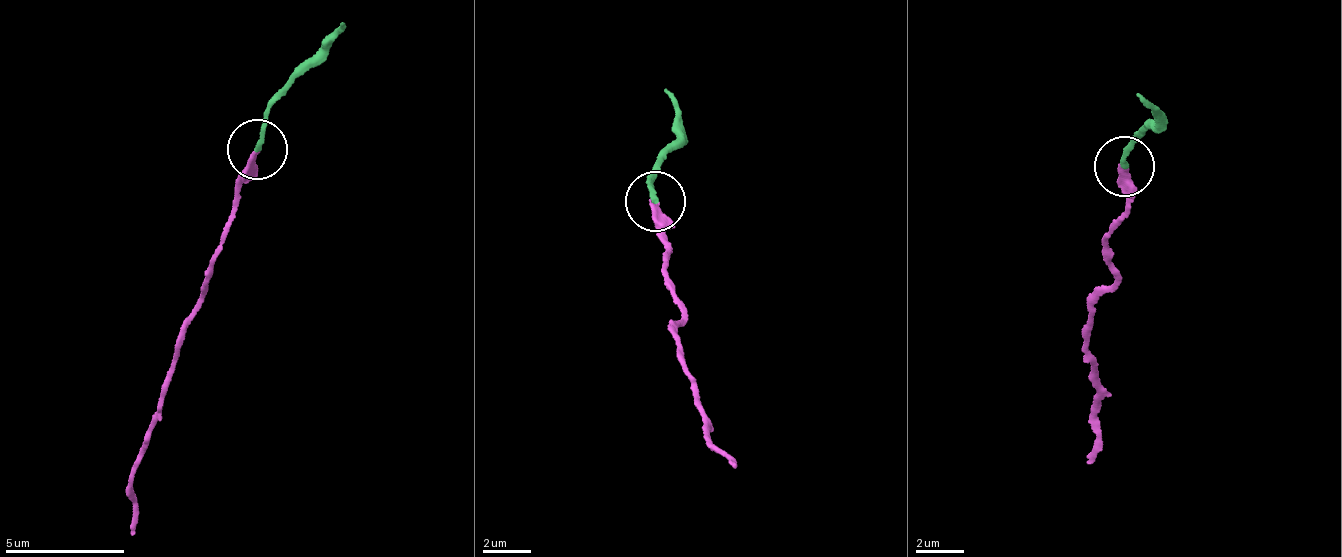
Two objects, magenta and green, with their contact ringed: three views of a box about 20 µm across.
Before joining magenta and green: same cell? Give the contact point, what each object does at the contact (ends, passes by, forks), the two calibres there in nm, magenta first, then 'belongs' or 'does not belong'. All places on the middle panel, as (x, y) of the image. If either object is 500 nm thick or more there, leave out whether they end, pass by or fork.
at (655, 201); magenta ends there; green ends there; 320 nm thick on the magenta side, 200 nm on the other; belongs

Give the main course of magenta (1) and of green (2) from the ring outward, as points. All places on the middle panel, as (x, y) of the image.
1: (653, 197), (687, 321), (676, 329), (684, 367), (705, 435), (734, 463)
2: (653, 202), (648, 181), (675, 137), (667, 88)

